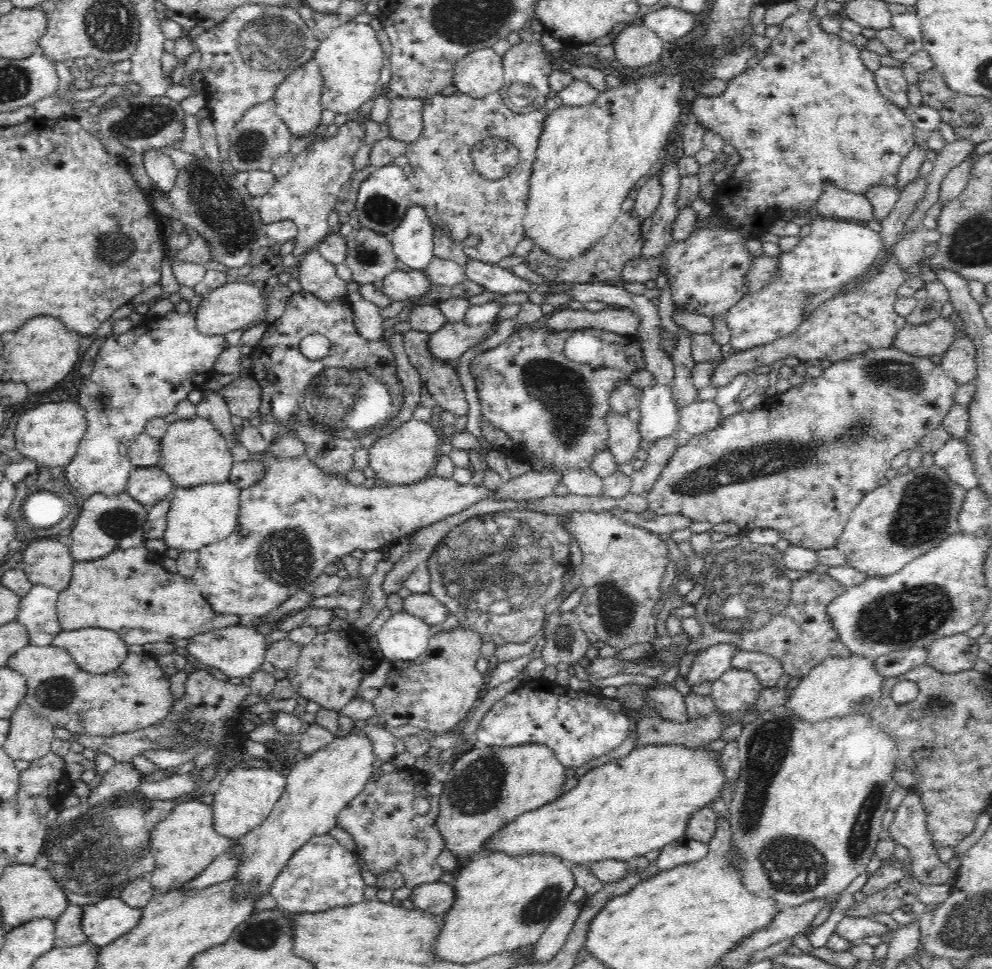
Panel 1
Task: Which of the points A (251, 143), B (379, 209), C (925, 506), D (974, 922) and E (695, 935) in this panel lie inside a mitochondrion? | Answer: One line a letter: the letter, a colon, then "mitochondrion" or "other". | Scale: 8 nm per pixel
A: mitochondrion
B: mitochondrion
C: mitochondrion
D: mitochondrion
E: other

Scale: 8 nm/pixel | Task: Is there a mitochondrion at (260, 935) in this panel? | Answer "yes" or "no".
yes

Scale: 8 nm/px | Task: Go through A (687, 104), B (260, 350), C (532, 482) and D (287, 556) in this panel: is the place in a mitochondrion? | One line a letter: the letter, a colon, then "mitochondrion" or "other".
A: other
B: other
C: other
D: mitochondrion

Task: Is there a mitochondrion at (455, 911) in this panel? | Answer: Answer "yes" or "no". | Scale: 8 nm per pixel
no

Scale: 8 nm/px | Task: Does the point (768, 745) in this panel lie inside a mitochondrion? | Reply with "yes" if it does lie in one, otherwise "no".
yes

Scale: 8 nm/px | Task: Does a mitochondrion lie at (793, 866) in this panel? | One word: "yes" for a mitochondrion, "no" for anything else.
yes

